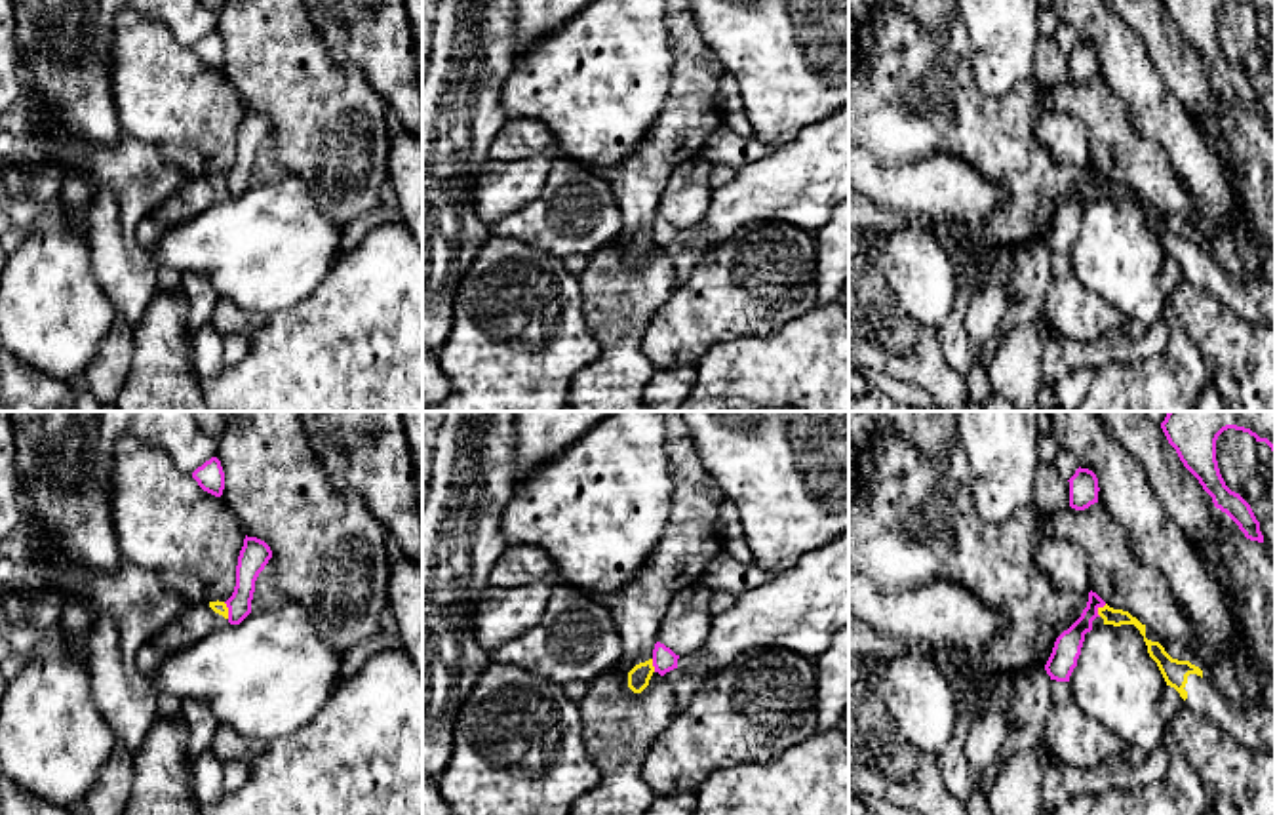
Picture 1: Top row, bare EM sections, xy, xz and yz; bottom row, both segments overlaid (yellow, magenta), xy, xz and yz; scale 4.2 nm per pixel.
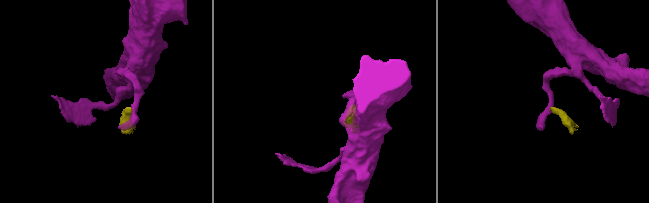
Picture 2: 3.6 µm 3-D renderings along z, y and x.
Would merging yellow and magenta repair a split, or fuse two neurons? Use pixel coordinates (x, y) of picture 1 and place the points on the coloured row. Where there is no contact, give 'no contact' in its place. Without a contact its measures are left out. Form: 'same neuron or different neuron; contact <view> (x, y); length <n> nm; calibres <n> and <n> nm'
different neuron; contact xy (227, 610); length 80 nm; calibres 50 and 120 nm

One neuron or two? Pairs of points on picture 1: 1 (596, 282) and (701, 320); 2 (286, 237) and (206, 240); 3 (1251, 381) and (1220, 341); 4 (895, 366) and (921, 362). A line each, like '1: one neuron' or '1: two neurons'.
1: two neurons
2: one neuron
3: one neuron
4: one neuron

